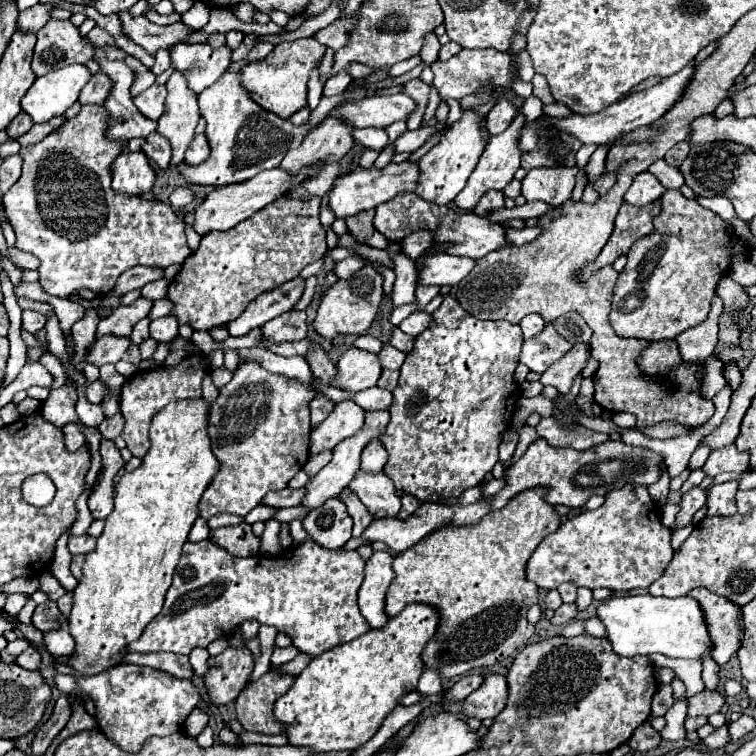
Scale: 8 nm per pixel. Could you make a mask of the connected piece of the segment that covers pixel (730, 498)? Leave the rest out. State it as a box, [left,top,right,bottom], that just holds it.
[707,480,739,516]

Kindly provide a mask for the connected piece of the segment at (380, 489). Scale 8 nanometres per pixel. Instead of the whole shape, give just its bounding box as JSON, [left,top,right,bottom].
[349,470,401,518]

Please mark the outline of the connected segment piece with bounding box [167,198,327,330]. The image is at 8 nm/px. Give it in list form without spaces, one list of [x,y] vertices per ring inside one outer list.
[[[279,198],[267,208],[255,212],[251,218],[245,218],[231,230],[211,232],[201,238],[199,248],[183,262],[183,268],[169,284],[167,298],[175,302],[175,310],[171,314],[179,318],[179,324],[189,322],[193,330],[209,330],[221,324],[229,324],[231,320],[243,314],[243,310],[253,298],[281,286],[287,280],[297,278],[307,264],[323,258],[325,250],[327,242],[325,228],[319,222],[319,198]]]

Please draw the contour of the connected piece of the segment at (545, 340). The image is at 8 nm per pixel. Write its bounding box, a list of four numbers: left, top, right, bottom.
[519,322,571,374]

